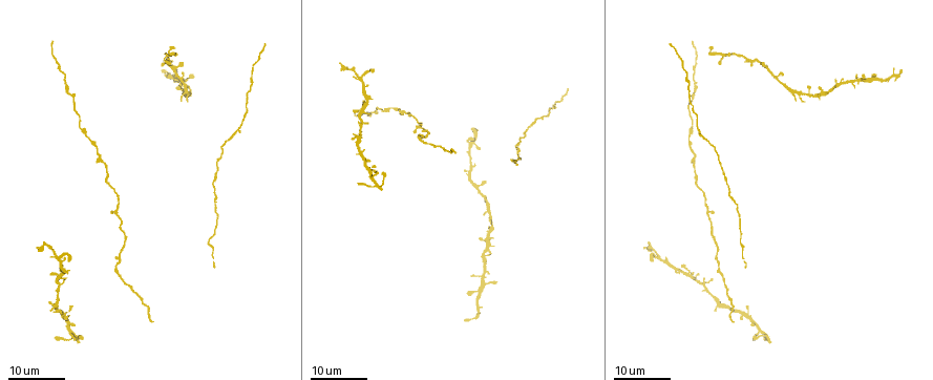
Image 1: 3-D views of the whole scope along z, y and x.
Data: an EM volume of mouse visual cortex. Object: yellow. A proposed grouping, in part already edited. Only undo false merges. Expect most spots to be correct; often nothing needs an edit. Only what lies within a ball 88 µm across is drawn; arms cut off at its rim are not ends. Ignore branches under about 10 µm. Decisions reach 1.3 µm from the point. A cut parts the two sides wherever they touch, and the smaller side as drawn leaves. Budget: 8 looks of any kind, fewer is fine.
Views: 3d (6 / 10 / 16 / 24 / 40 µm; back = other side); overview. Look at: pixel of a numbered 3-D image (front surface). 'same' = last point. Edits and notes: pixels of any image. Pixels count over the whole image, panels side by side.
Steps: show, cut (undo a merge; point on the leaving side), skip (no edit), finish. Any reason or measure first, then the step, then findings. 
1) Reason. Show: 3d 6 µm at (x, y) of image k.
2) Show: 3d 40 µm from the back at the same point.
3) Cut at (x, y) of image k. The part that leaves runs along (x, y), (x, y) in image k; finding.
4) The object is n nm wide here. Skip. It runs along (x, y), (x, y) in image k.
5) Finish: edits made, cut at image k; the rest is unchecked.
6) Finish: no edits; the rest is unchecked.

Two arms in line, one across. Show: 3d 24 µm at (767, 72) of image 1.

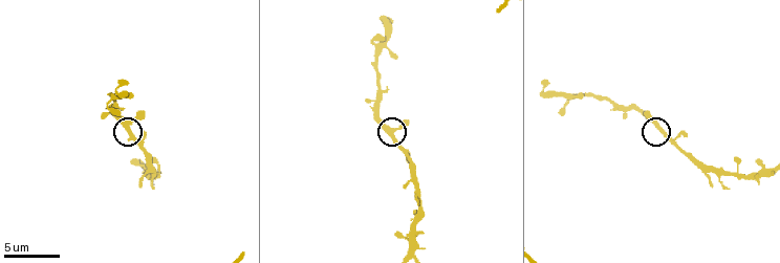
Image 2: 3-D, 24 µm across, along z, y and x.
Show: 3d 6 µm at (127, 128) of image 2.

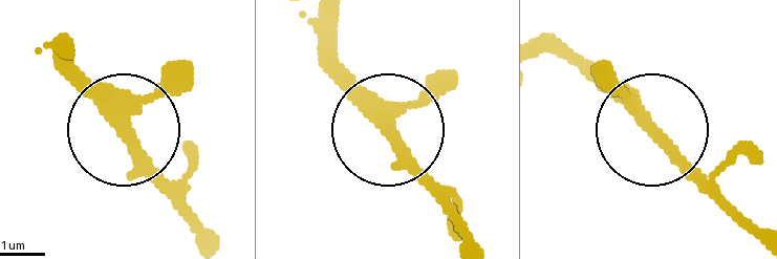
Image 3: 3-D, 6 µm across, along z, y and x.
Show: 3d 6 µm from the back at (123, 131) of image 3.

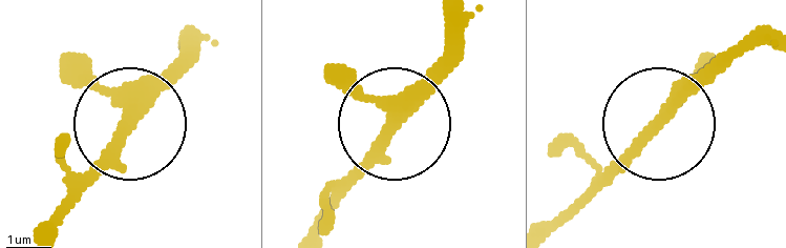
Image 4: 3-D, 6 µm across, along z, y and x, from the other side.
Skip. All the same neuron.

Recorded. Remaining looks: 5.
Four-way junction. Show: 3d 6 µm at (381, 50) of image 2.

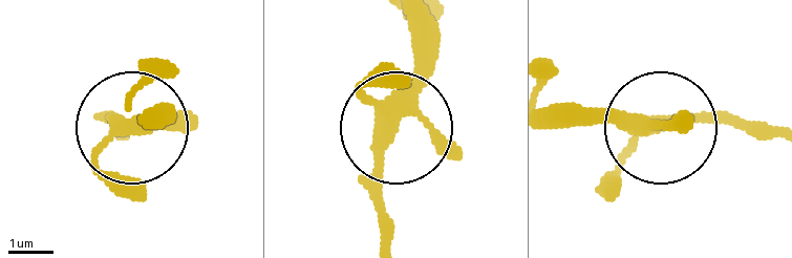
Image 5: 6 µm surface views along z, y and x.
The side arm is 40 µm long. Skip. One neuron here.

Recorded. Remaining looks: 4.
Show: 3d 24 µm at (74, 94) of image 1.

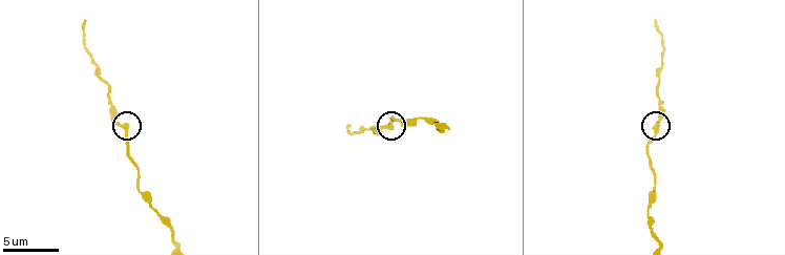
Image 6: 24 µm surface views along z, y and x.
Show: 3d 6 µm at (125, 126) of image 6.

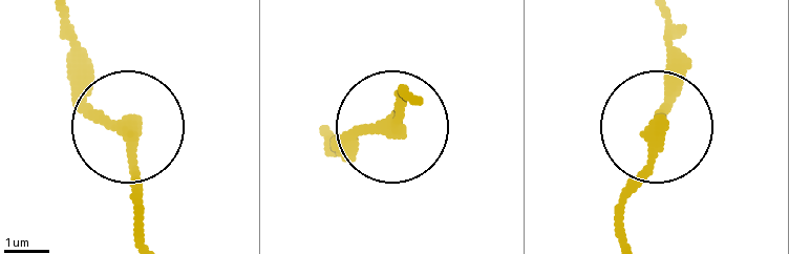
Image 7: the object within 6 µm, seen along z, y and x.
The side arm is 70 µm long. Skip. All the same neuron.

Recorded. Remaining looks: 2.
Three-way junction. Show: 3d 24 µm at (488, 246) of image 1.

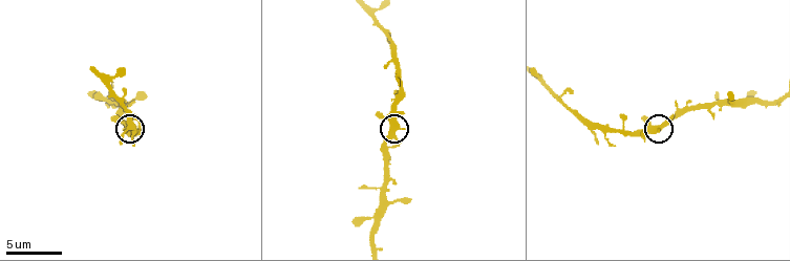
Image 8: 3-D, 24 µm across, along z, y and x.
Zoom in. Show: 3d 6 µm at (392, 129) of image 8.

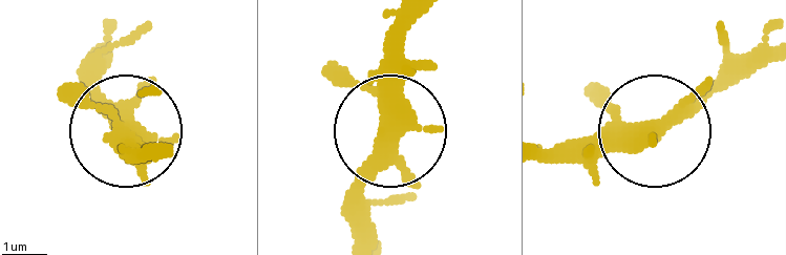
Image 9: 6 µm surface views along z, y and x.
Skip. It runs along (415, 19), (385, 154), (347, 207) in image 9; all the same neuron.

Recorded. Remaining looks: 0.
Finish: no edits; the rest is unchecked.

